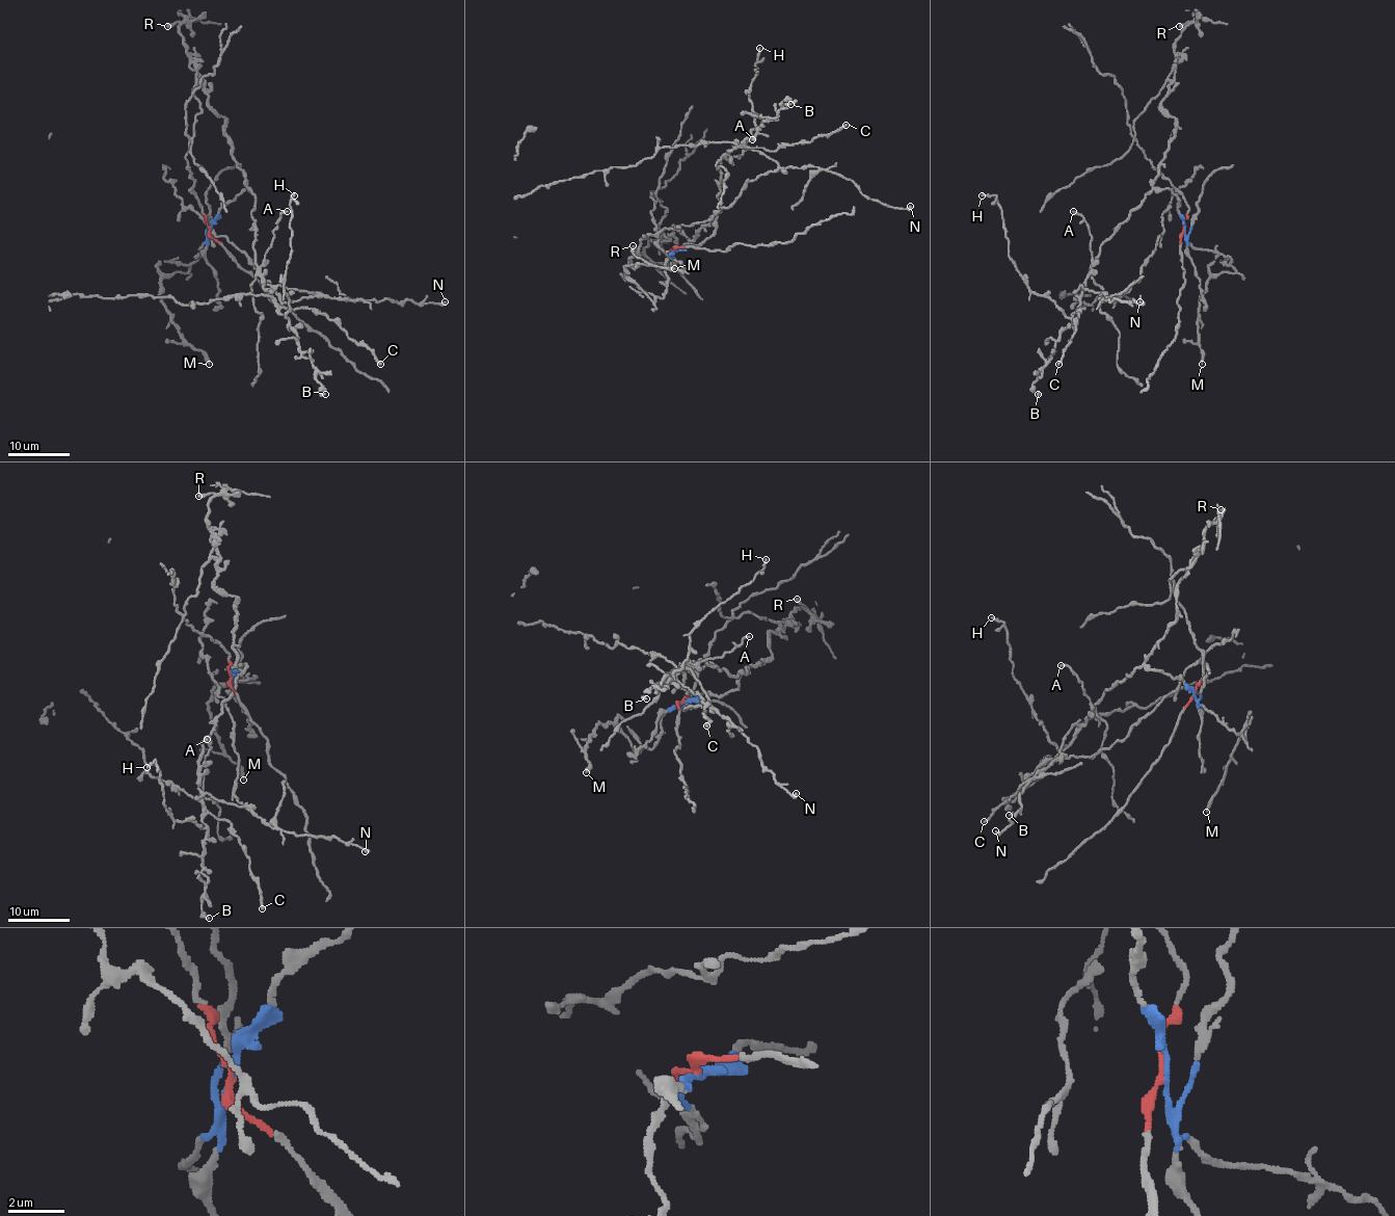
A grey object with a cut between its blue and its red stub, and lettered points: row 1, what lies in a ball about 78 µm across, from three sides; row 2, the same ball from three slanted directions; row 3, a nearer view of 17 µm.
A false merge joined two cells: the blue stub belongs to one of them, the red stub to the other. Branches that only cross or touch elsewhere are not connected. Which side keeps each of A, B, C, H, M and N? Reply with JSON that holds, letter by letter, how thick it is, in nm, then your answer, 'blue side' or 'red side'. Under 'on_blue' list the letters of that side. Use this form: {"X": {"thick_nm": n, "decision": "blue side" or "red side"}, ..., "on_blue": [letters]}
{"A": {"thick_nm": 200, "decision": "blue side"}, "B": {"thick_nm": 200, "decision": "blue side"}, "C": {"thick_nm": 220, "decision": "blue side"}, "H": {"thick_nm": 200, "decision": "blue side"}, "M": {"thick_nm": 240, "decision": "blue side"}, "N": {"thick_nm": 300, "decision": "blue side"}, "on_blue": ["A", "B", "C", "H", "M", "N"]}

